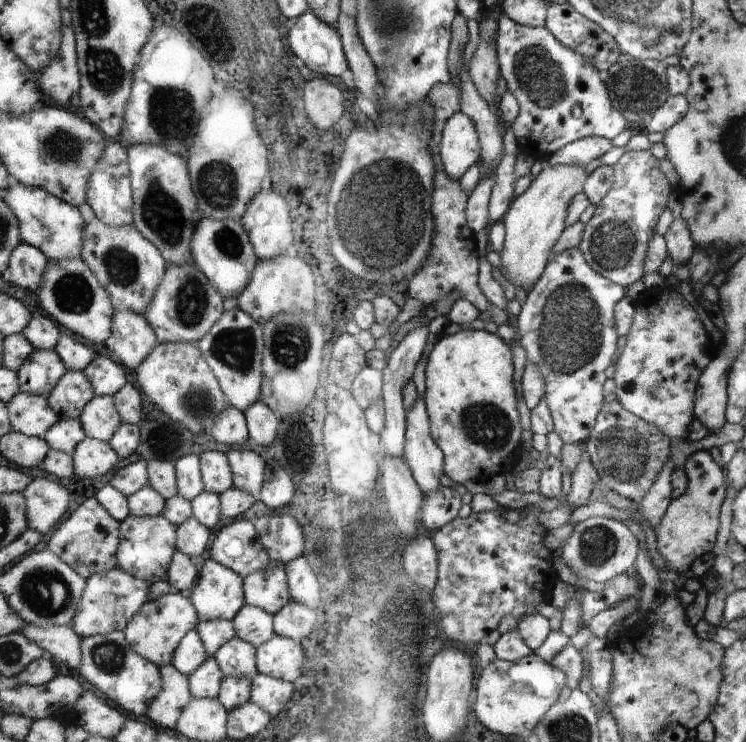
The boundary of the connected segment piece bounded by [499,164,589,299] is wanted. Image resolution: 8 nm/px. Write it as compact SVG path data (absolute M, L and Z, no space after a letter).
M554 164L544 166L524 193L515 197L502 222L505 227L505 240L501 258L501 270L516 287L522 299L526 290L534 288L541 279L542 272L550 259L554 244L564 234L566 210L577 194L585 188L589 178L586 166L578 164Z

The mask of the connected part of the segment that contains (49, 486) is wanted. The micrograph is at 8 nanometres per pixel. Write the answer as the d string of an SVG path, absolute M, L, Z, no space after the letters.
M46 478L32 480L24 496L28 503L29 530L34 529L40 534L52 530L62 520L70 504L68 490Z

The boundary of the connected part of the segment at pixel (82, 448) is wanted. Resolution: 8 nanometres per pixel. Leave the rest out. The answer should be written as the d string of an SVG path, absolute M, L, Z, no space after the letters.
M86 437L72 455L72 460L75 472L82 480L106 475L120 458L109 442Z

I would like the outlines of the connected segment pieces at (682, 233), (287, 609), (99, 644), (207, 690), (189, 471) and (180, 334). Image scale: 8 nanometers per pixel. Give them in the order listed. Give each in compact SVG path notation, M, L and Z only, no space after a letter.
M676 218L672 221L668 232L665 234L667 251L673 262L678 265L685 265L692 258L696 249L692 233L684 218Z
M291 600L274 615L274 634L301 642L316 626L316 611Z
M115 630L108 634L97 634L82 639L82 668L79 672L90 684L104 692L117 706L136 714L144 716L152 700L162 690L162 674L159 667L153 662L140 658L128 646L124 631Z
M207 656L207 659L188 676L189 691L193 698L217 698L223 677L214 656Z
M196 454L184 455L174 463L177 471L177 495L192 501L205 490L201 475L200 456Z
M170 264L170 268L166 268L161 286L150 300L145 317L152 326L158 343L196 344L221 319L224 314L223 302L221 293L210 284L209 277L195 264L184 264L184 266Z

